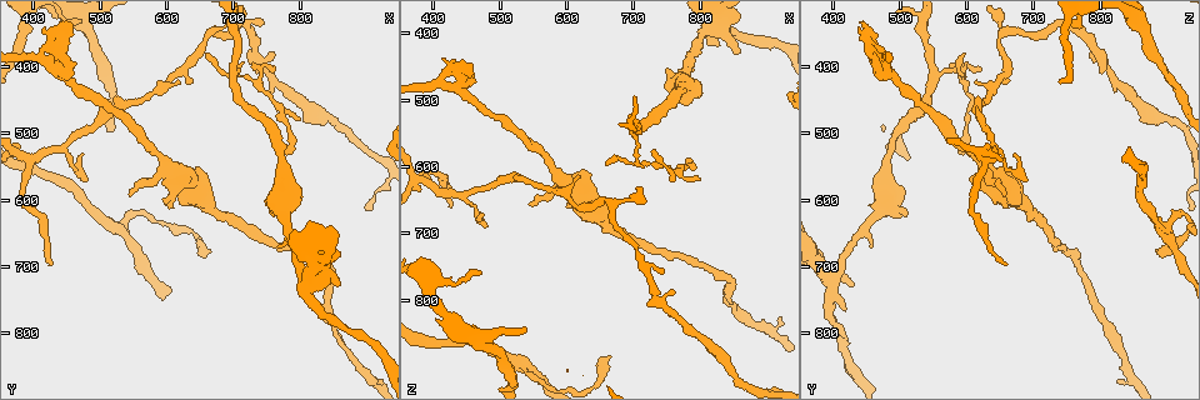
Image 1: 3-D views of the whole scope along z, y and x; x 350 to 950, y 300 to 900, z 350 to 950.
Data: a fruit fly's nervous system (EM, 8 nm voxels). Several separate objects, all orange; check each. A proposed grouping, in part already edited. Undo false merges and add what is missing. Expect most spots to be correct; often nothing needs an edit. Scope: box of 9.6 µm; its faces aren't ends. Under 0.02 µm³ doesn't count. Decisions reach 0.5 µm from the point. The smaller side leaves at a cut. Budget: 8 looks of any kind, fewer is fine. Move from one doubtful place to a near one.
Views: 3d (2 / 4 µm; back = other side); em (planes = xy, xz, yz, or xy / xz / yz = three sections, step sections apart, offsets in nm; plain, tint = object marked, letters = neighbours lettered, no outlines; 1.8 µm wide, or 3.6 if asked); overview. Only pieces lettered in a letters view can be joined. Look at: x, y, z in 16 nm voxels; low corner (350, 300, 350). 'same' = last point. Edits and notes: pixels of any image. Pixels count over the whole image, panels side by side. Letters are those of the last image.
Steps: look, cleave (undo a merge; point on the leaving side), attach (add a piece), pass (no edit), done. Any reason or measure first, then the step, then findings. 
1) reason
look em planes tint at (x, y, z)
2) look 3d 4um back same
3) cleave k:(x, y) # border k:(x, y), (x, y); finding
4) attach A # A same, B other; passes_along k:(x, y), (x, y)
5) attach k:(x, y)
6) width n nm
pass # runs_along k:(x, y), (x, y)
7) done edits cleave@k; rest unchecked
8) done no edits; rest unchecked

look em planes letters at (530, 645, 895)

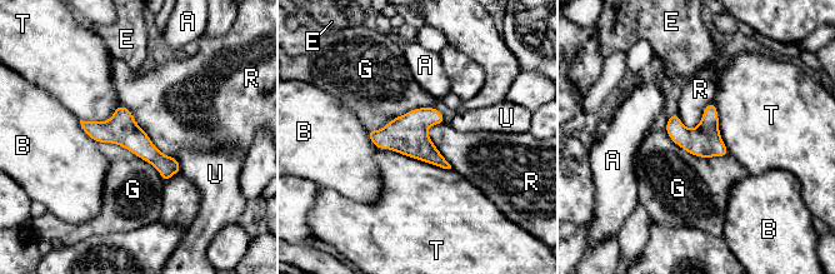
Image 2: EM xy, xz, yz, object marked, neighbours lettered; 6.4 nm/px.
pass # A other, B other, E other, G other, R other, T other, U other; continuous, no second neuron

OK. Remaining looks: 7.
end of a long branch
look 3d 2um back at (665, 680, 885)

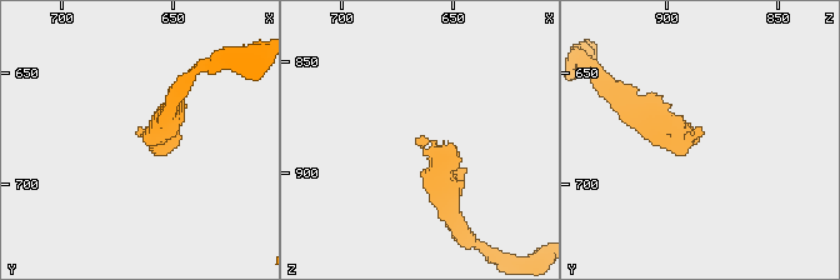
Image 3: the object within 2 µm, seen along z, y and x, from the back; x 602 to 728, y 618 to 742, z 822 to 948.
need the tissue
look em xy step 4 plain at (664, 676, 885)

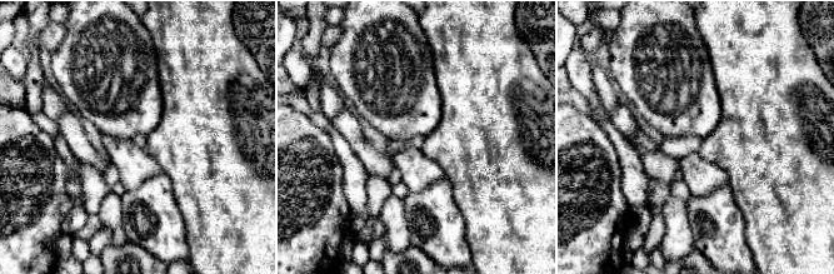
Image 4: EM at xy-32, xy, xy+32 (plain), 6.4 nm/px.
see the neighbours
look em xy step 4 letters same

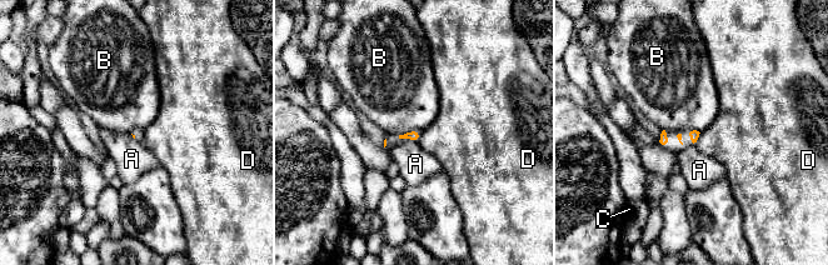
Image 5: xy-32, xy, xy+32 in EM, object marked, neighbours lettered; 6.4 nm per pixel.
pass # A other, B other, C other, D other; no lettered piece goes on from it

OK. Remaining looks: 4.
calibre changes
look 3d 4um at (800, 710, 405)

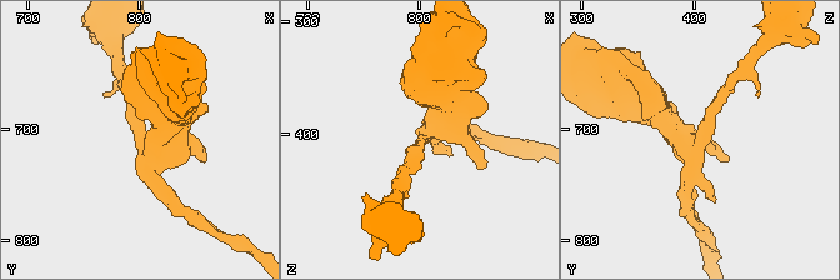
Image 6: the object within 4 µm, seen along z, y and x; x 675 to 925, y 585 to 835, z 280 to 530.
arms 4
look em planes letters at (800, 708, 404)

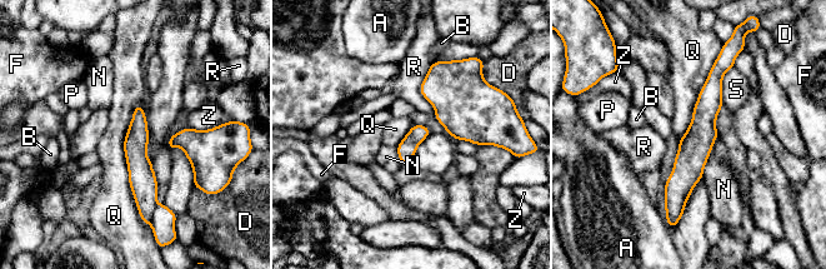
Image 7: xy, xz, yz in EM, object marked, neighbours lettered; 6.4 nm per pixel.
cleave 7:(163, 223) # A other, B other, D other, F other, N other, P other, Q other, R other, S other, Z other; border 7:(158, 204), (150, 220); a second neuron is stuck on

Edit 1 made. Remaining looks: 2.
done edits cleave@7; rest unchecked

